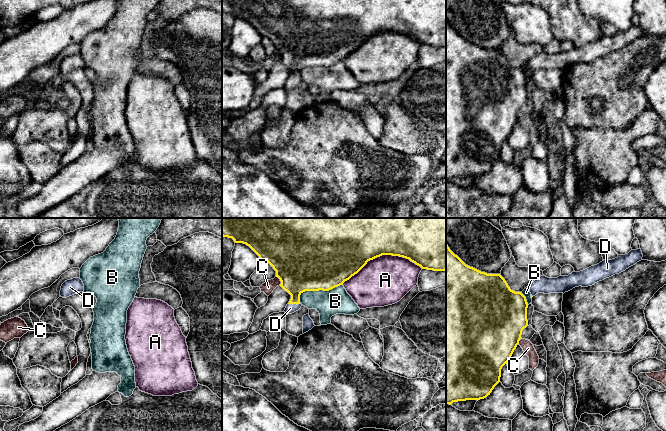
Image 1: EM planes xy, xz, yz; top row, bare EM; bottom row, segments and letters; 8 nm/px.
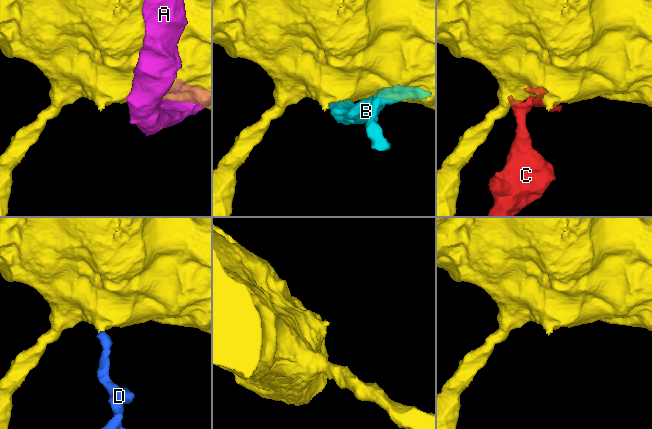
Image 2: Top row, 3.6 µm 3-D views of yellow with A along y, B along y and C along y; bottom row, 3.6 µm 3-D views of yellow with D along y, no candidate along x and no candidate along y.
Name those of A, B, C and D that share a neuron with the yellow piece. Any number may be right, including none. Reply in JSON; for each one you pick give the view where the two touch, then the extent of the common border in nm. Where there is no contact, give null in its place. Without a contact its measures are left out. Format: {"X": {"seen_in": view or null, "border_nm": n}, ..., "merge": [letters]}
{"D": {"seen_in": "xz", "border_nm": 100}, "merge": ["D"]}

